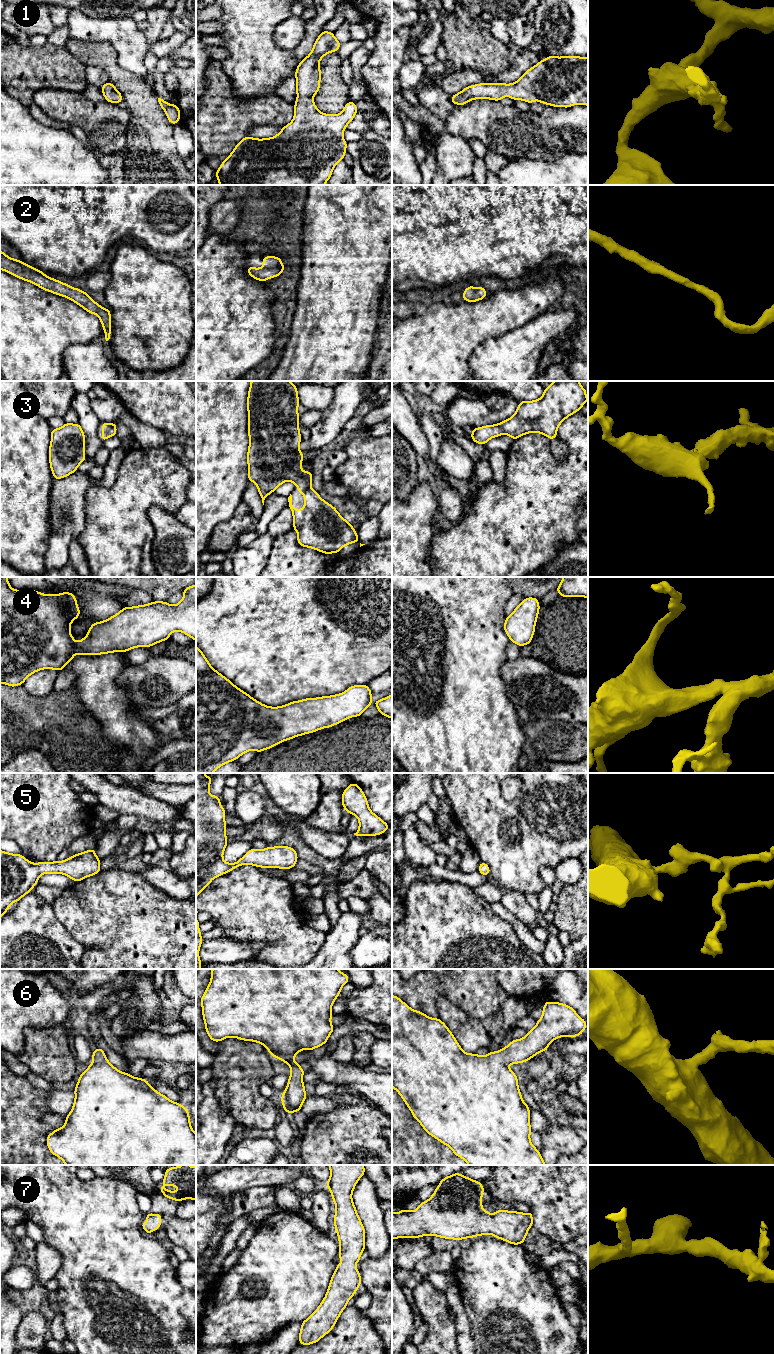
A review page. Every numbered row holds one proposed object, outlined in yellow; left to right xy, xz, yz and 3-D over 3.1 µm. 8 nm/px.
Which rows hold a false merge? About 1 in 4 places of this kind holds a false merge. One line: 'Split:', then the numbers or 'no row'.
Split: no row

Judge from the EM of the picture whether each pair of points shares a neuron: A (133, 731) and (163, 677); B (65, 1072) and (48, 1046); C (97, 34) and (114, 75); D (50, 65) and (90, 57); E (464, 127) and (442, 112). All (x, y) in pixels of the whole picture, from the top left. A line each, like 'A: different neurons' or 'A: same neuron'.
A: different neurons
B: same neuron
C: different neurons
D: different neurons
E: different neurons

